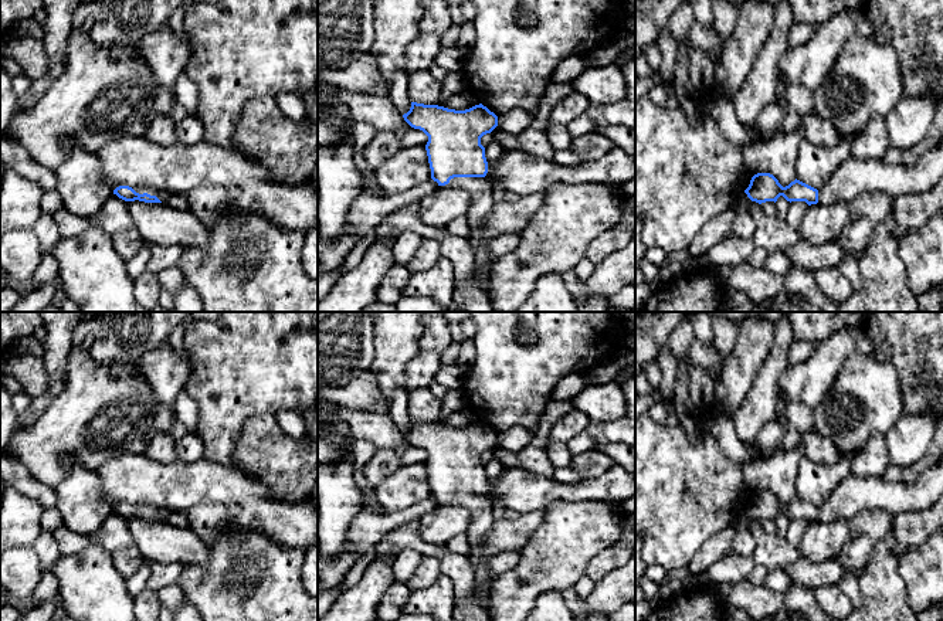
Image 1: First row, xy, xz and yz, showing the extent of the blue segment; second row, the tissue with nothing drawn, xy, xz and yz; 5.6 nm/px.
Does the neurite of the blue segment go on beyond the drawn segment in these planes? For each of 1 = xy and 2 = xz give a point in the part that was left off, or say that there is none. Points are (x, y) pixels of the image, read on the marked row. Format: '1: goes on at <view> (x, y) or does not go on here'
1: goes on at xy (162, 194)
2: goes on at xz (480, 190)

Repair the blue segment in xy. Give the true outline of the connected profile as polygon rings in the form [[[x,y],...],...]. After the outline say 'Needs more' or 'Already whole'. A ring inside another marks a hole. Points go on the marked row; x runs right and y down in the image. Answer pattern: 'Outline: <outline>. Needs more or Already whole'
Outline: [[[119,186],[113,190],[119,198],[125,201],[145,201],[145,203],[167,203],[169,193],[159,187],[150,186],[140,186],[140,187],[129,187],[129,186]]]. Needs more

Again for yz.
Outline: [[[943,145],[927,150],[919,157],[913,166],[888,164],[882,159],[855,159],[849,156],[821,187],[814,189],[800,180],[791,181],[783,187],[770,173],[757,173],[752,177],[749,187],[744,190],[752,201],[759,204],[766,201],[777,201],[783,196],[787,201],[805,201],[811,204],[835,204],[838,201],[849,201],[862,193],[882,191],[892,198],[900,194],[929,191],[940,179],[943,179]]]. Needs more

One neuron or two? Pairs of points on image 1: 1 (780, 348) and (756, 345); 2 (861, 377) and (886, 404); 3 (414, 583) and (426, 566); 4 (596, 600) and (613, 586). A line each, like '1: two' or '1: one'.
1: two
2: one
3: one
4: one

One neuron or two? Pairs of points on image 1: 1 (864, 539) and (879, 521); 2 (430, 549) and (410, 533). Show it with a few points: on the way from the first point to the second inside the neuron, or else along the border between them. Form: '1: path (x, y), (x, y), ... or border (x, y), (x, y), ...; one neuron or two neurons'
1: path (865, 535), (875, 525); one neuron
2: path (426, 549), (414, 538); one neuron

